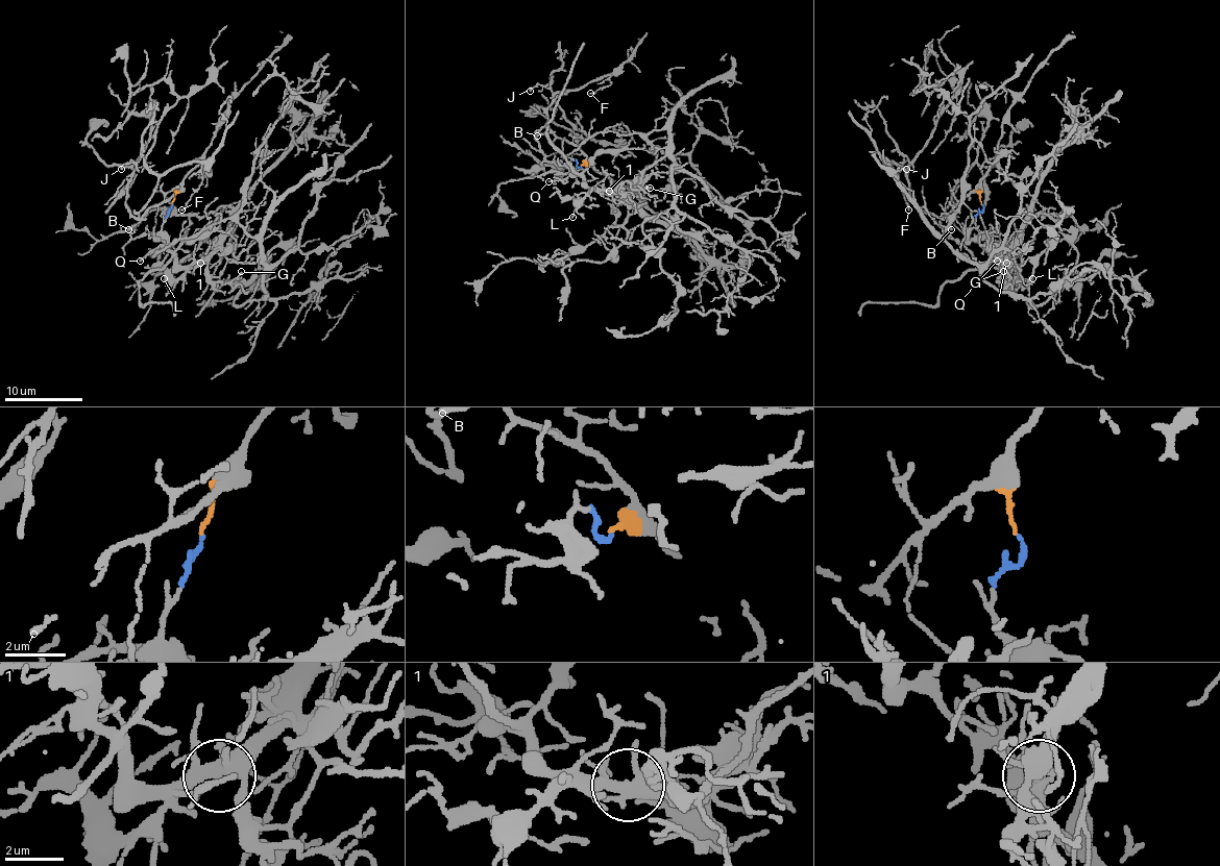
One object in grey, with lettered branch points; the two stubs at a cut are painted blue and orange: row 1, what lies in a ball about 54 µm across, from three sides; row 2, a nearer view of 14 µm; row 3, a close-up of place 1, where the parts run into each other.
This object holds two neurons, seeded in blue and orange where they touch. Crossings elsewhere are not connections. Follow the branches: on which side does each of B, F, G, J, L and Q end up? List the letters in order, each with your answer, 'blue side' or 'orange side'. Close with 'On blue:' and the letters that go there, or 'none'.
B: orange side
F: orange side
G: blue side
J: orange side
L: blue side
Q: blue side
On blue: G, L, Q

